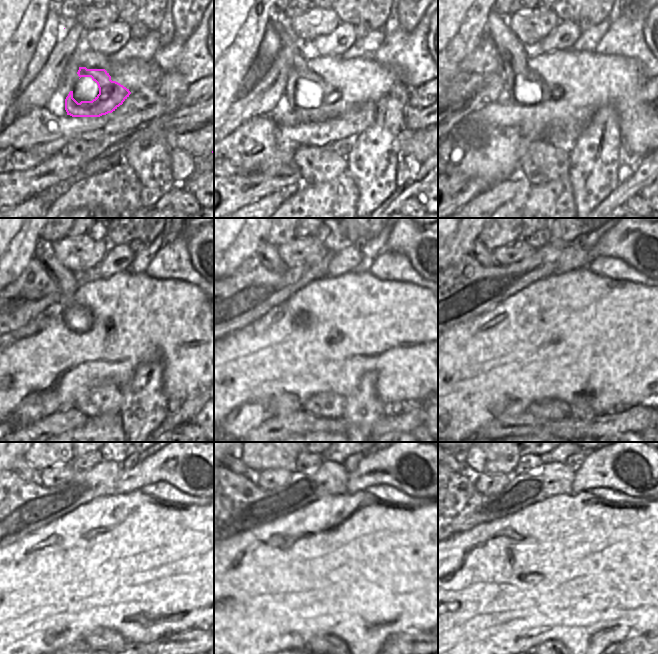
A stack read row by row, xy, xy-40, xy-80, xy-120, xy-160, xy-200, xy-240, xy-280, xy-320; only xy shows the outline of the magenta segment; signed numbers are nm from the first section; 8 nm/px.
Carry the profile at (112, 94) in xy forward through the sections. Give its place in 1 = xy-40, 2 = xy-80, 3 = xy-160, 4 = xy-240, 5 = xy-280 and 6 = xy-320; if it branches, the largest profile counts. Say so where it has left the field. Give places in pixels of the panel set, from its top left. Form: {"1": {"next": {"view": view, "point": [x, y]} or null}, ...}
{"1": {"next": {"view": "xy-40", "point": [298, 65]}}, "2": {"next": {"view": "xy-80", "point": [514, 55]}}, "3": {"next": {"view": "xy-160", "point": [266, 253]}}, "4": {"next": {"view": "xy-240", "point": [20, 467]}}, "5": {"next": {"view": "xy-280", "point": [234, 464]}}, "6": {"next": {"view": "xy-320", "point": [460, 469]}}}

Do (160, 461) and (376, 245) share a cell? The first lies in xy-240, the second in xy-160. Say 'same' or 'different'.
different

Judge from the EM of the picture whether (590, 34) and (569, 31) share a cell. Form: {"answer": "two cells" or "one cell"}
{"answer": "two cells"}

